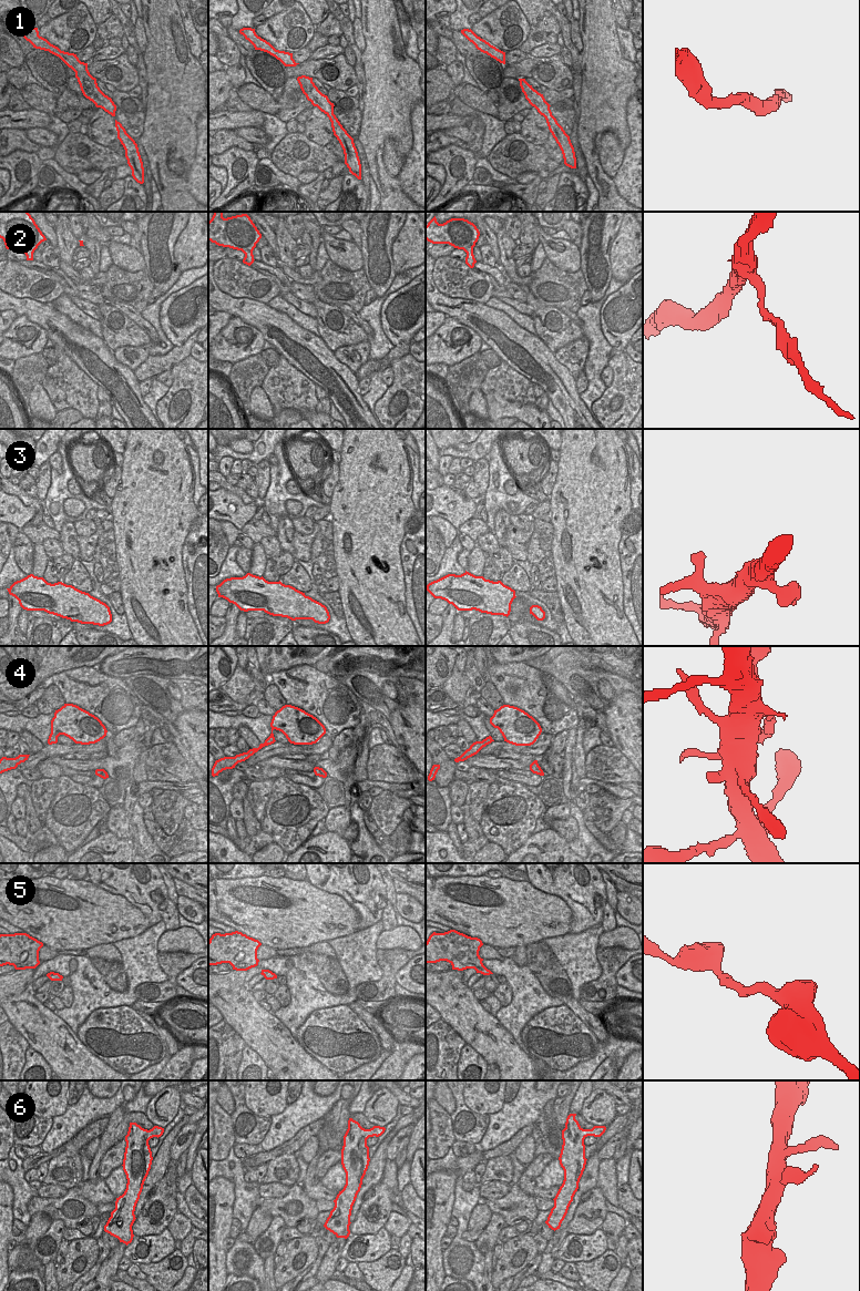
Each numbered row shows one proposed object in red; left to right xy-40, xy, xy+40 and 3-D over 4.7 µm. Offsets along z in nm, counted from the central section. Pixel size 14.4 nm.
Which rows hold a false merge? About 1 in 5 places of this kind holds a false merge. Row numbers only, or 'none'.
none

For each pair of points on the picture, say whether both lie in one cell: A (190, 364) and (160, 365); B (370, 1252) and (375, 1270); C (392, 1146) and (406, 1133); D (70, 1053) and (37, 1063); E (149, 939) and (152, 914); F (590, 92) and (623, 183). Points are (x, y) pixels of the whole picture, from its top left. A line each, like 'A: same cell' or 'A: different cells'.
A: different cells
B: different cells
C: same cell
D: different cells
E: different cells
F: different cells

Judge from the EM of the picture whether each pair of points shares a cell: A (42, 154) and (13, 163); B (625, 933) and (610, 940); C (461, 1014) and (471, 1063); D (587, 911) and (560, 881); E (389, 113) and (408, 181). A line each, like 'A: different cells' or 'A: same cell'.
A: different cells
B: same cell
C: different cells
D: same cell
E: different cells

